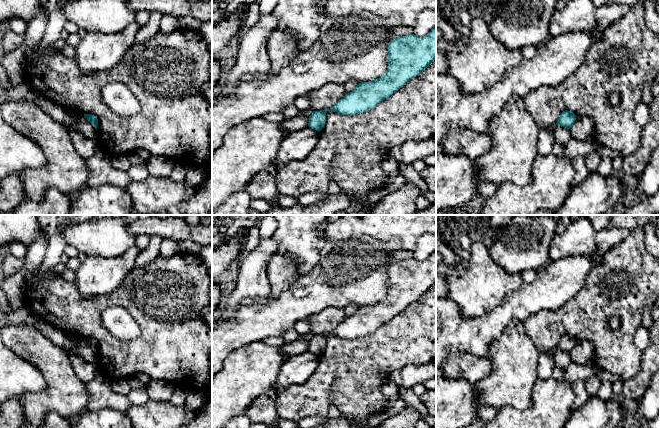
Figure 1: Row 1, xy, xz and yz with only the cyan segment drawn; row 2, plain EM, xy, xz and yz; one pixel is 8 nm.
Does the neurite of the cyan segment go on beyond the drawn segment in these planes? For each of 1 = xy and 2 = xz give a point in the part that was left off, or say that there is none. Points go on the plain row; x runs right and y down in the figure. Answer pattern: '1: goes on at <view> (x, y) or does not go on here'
1: does not go on here
2: does not go on here

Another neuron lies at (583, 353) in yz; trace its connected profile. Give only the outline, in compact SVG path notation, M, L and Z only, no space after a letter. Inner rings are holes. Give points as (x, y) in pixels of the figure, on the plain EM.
M577 340L573 350L569 353L572 362L595 368L593 344L586 340Z

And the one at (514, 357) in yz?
M514 319L500 336L493 341L486 356L492 362L492 371L484 379L474 384L482 406L503 408L507 406L518 410L528 409L532 404L532 388L538 380L537 367L539 352L527 334L523 322Z

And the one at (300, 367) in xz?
M306 350L284 360L274 385L263 395L257 397L243 412L251 423L264 423L270 428L278 425L275 399L278 393L292 385L307 380L318 366L319 356Z

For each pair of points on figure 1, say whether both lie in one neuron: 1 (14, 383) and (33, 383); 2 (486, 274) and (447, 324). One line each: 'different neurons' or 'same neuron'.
1: same neuron
2: different neurons

